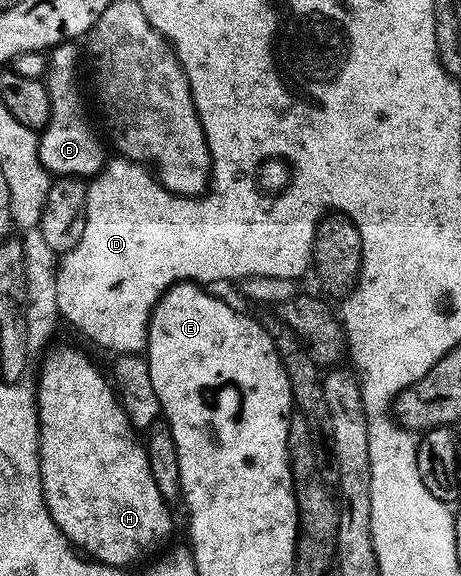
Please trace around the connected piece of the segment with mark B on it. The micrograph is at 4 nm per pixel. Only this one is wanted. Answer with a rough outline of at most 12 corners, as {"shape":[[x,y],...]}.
{"shape":[[59,43],[44,82],[38,156],[51,176],[93,177],[108,152],[86,120],[78,51]]}

